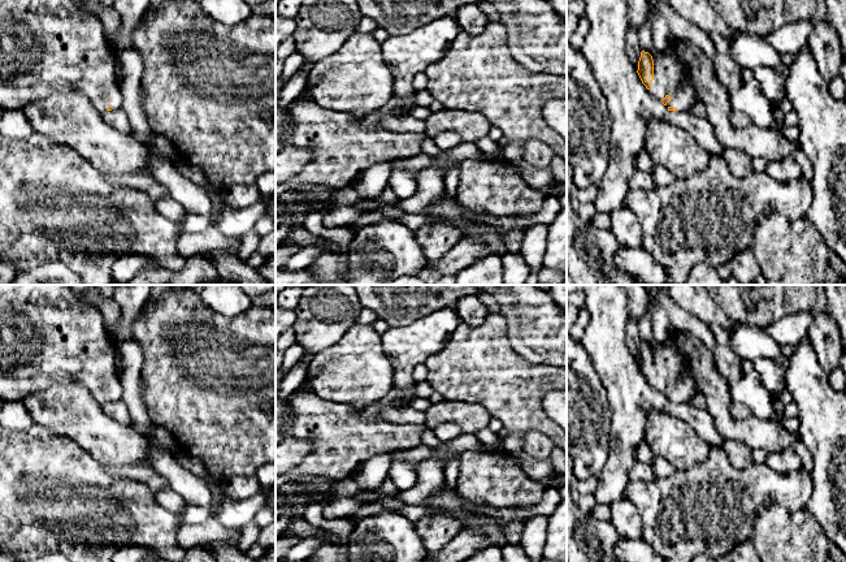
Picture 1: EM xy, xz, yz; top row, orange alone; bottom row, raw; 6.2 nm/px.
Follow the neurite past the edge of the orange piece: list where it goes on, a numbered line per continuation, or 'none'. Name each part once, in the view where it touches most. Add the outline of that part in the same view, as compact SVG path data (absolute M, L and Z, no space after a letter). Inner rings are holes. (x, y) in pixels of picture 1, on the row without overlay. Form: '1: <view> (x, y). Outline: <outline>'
1: yz (682, 362). Outline: M674 329L672 336L665 342L658 342L652 351L654 371L648 384L658 392L668 386L672 392L667 394L667 398L674 398L680 403L689 402L700 393L706 399L706 410L715 415L715 428L724 438L742 442L751 449L762 449L768 454L781 453L798 438L797 433L786 432L773 420L760 419L755 415L746 420L736 420L729 410L733 403L729 384L716 367L713 351L690 333Z

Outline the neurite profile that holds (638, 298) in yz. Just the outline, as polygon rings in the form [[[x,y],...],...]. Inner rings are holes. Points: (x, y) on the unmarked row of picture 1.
[[[622,285],[628,295],[629,316],[639,320],[647,310],[650,295],[643,285]]]

